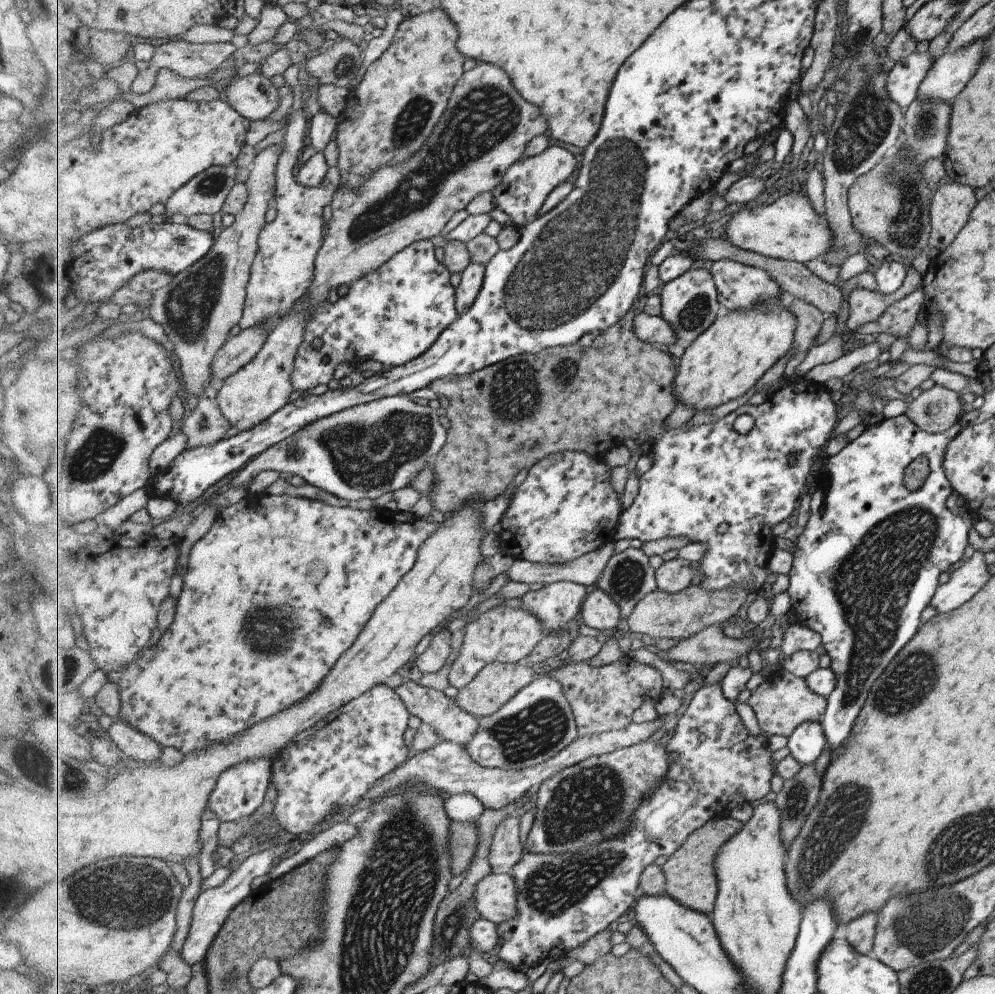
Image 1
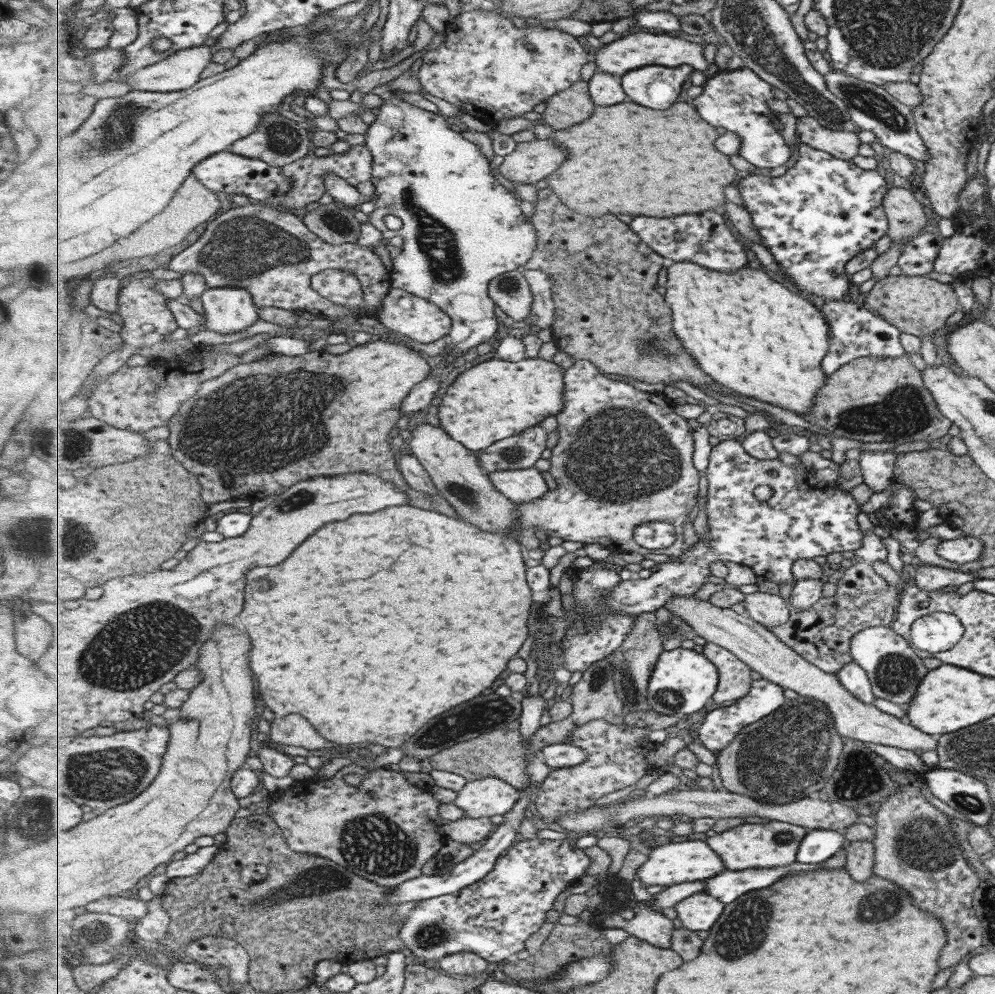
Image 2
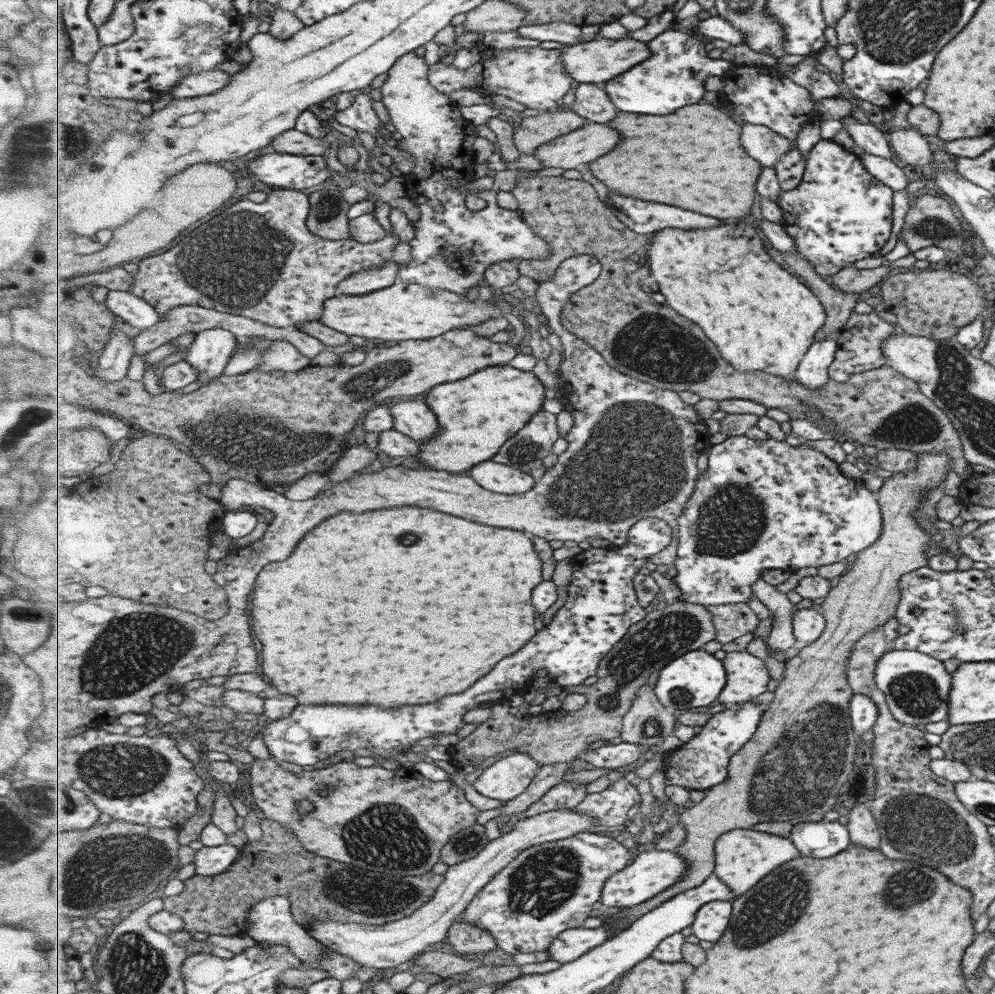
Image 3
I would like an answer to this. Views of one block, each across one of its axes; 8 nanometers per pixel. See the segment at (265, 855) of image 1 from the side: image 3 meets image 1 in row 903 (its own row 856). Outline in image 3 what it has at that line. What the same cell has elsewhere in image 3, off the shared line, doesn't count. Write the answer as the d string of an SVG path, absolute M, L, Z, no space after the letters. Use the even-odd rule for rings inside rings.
M227 843L223 846L204 846L194 857L195 874L217 876L227 872L239 858L242 850Z

